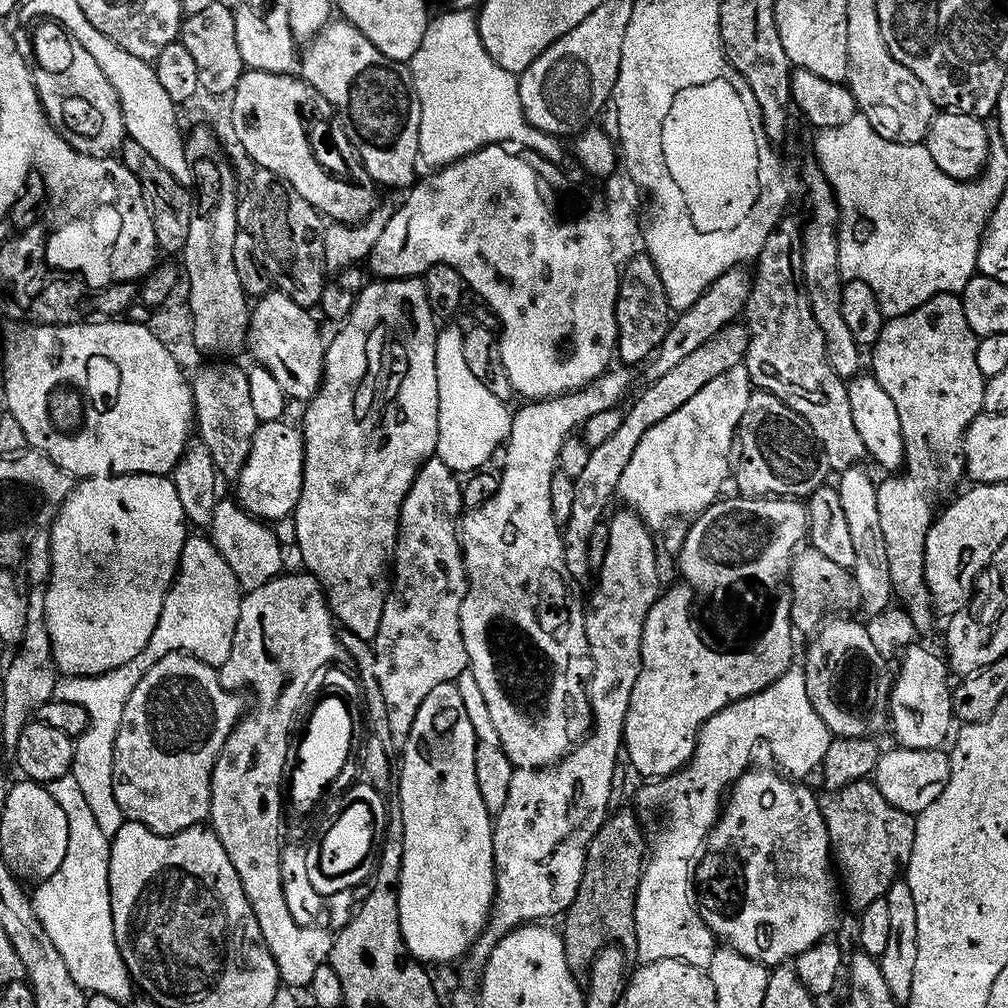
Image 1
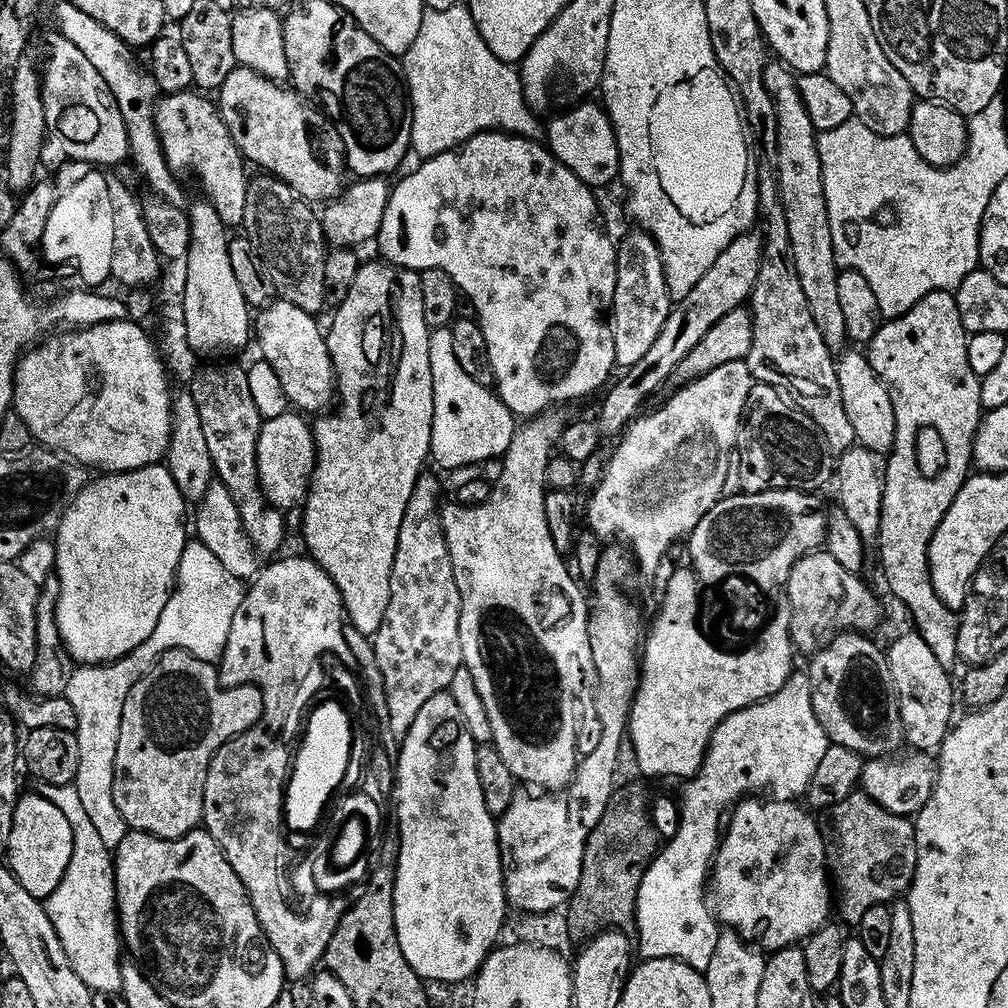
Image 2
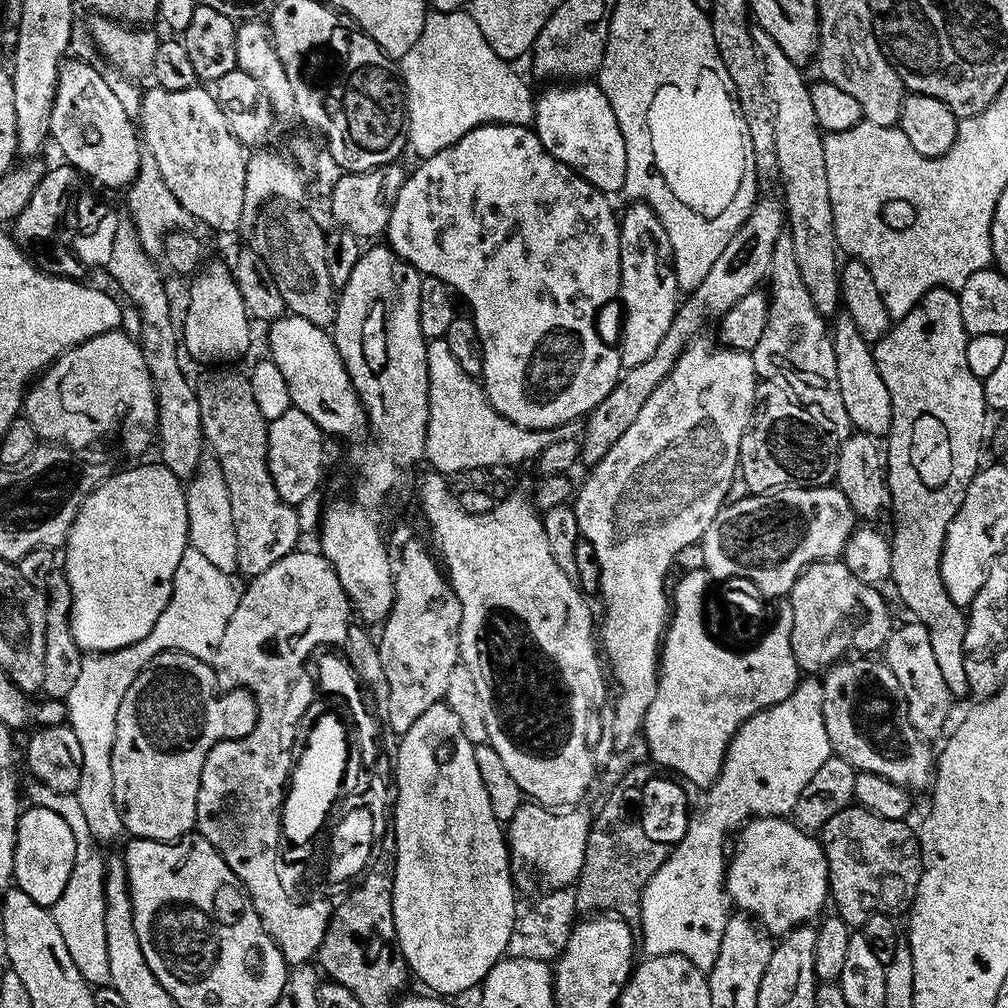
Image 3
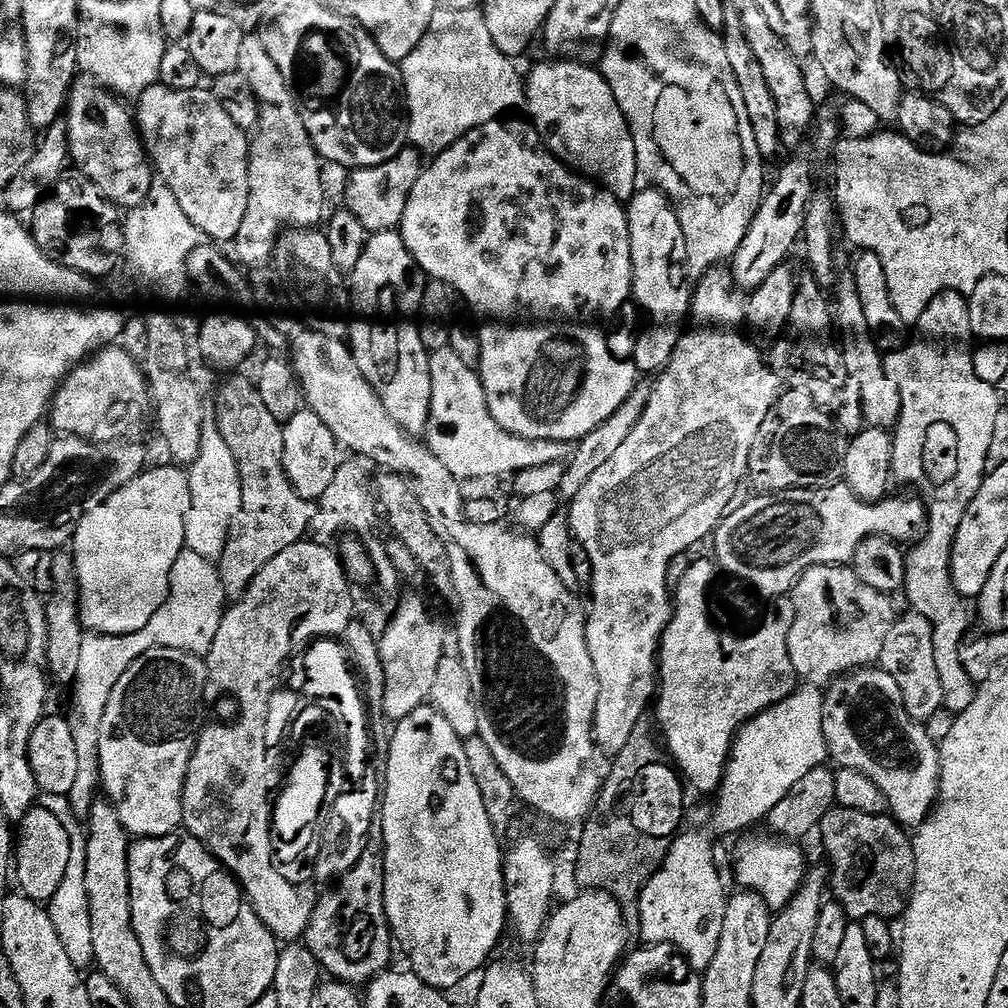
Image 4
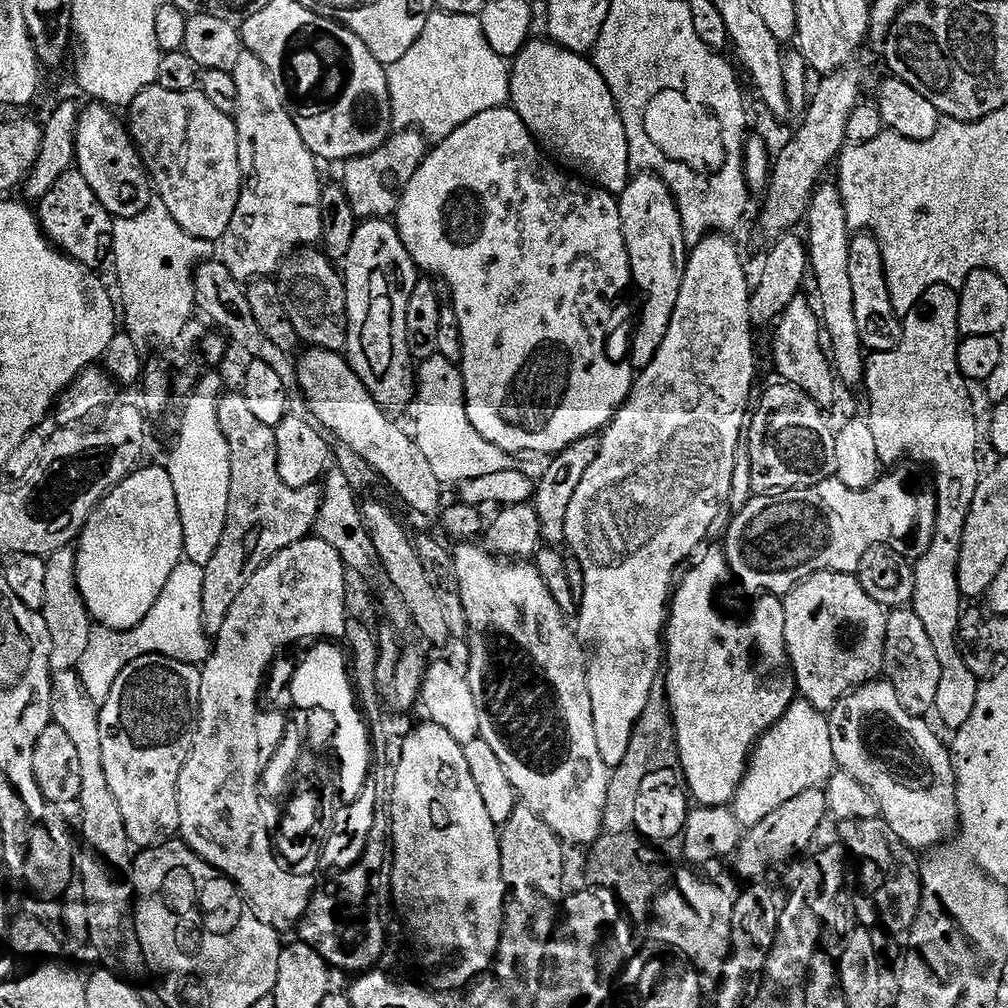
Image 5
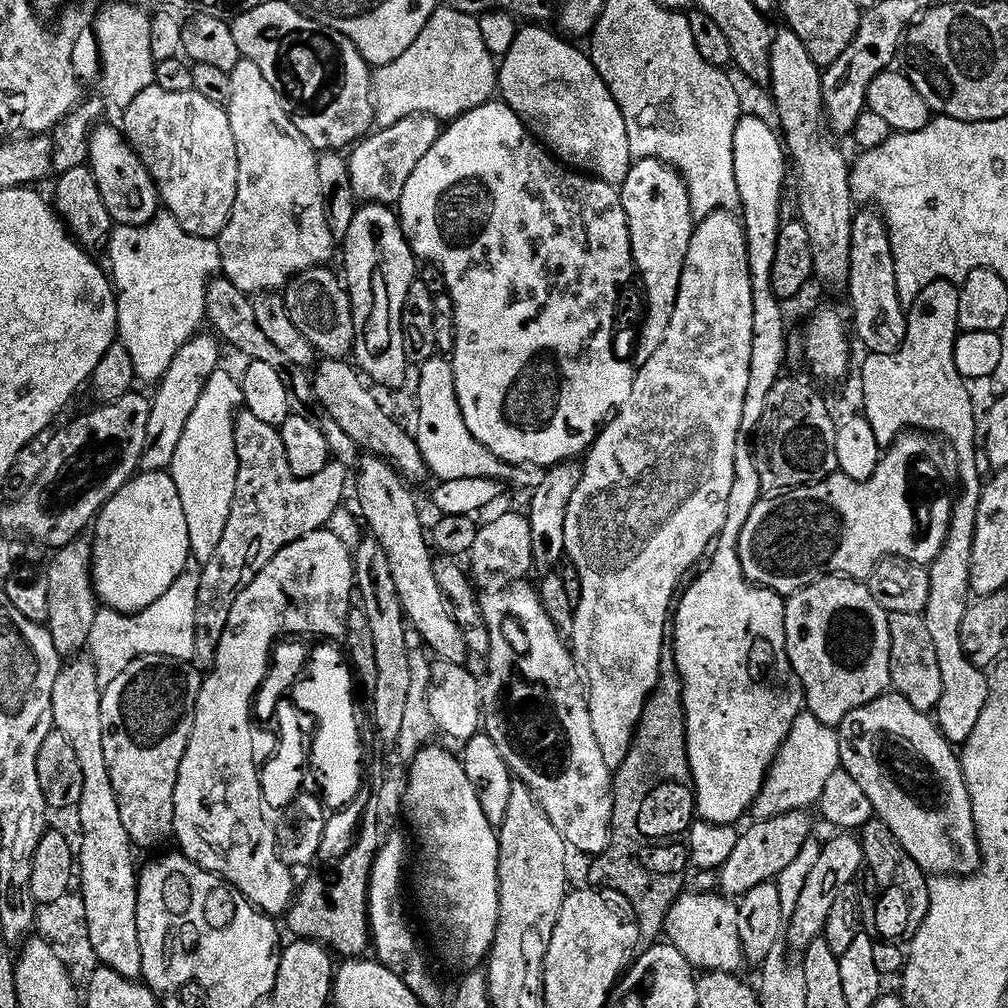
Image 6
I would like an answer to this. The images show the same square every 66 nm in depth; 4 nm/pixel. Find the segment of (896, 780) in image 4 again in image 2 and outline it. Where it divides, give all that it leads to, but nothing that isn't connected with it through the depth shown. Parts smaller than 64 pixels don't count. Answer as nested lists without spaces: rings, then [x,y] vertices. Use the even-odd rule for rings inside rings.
[[[846,632],[811,657],[812,668],[809,667],[807,673],[812,679],[814,714],[818,714],[818,722],[822,722],[833,745],[857,752],[863,758],[892,758],[897,755],[895,752],[906,744],[896,684],[891,678],[887,655],[882,650],[880,653],[879,646],[871,644],[868,639],[869,637],[864,634]]]

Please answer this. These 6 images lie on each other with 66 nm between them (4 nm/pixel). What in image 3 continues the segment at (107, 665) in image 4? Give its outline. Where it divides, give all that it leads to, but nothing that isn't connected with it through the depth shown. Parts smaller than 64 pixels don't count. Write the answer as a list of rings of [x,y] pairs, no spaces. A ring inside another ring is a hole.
[[[121,648],[118,652],[85,655],[78,686],[70,690],[66,701],[68,724],[74,734],[78,734],[82,749],[82,775],[74,795],[81,803],[82,814],[89,823],[90,832],[100,844],[112,842],[125,833],[114,798],[114,734],[122,698],[126,698],[126,690],[134,686],[138,674],[146,665],[148,664],[144,660],[144,648],[140,648],[140,656],[136,656],[136,652],[131,652],[128,648]]]

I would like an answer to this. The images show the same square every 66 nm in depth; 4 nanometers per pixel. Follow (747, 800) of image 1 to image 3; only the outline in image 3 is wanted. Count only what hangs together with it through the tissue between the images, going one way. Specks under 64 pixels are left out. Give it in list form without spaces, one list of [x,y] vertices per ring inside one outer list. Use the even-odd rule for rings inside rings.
[[[779,816],[749,820],[735,837],[736,853],[733,856],[731,853],[726,868],[727,899],[733,905],[736,903],[741,913],[759,921],[765,933],[776,938],[787,936],[805,922],[815,921],[821,915],[819,912],[824,903],[827,905],[830,900],[828,859],[824,856],[823,843],[796,826],[792,832],[792,852],[788,852],[788,824],[785,820]]]

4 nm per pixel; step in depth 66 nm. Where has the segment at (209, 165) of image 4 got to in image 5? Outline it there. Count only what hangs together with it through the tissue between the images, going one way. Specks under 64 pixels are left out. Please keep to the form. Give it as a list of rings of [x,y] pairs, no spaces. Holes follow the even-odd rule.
[[[158,83],[142,90],[126,114],[126,127],[144,160],[155,195],[170,210],[174,222],[195,240],[218,242],[234,218],[240,197],[242,170],[235,119],[218,110],[199,90],[162,90]]]

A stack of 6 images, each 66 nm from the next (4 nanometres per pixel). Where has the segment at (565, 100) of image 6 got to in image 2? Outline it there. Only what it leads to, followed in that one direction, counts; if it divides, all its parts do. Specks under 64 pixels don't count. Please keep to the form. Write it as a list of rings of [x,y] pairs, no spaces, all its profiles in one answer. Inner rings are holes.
[[[584,102],[563,114],[557,115],[556,120],[548,128],[547,147],[556,159],[562,161],[582,183],[593,190],[601,190],[607,184],[612,184],[621,179],[620,151],[616,128],[608,113],[599,103]]]

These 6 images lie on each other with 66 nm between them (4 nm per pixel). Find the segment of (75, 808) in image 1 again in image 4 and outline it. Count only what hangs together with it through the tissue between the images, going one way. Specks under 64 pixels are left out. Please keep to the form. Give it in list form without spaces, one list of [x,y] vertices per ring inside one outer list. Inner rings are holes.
[[[43,794],[39,797],[38,804],[39,807],[53,812],[58,818],[58,822],[62,822],[62,826],[66,826],[66,834],[72,843],[70,846],[70,866],[66,868],[66,878],[62,880],[62,886],[58,888],[54,897],[56,933],[58,938],[62,938],[62,946],[66,946],[66,950],[70,954],[70,962],[74,962],[74,966],[81,970],[87,970],[88,967],[91,969],[96,954],[94,952],[94,934],[90,928],[91,908],[88,901],[86,878],[88,834],[82,820],[75,816],[69,797],[59,796],[58,794]]]

